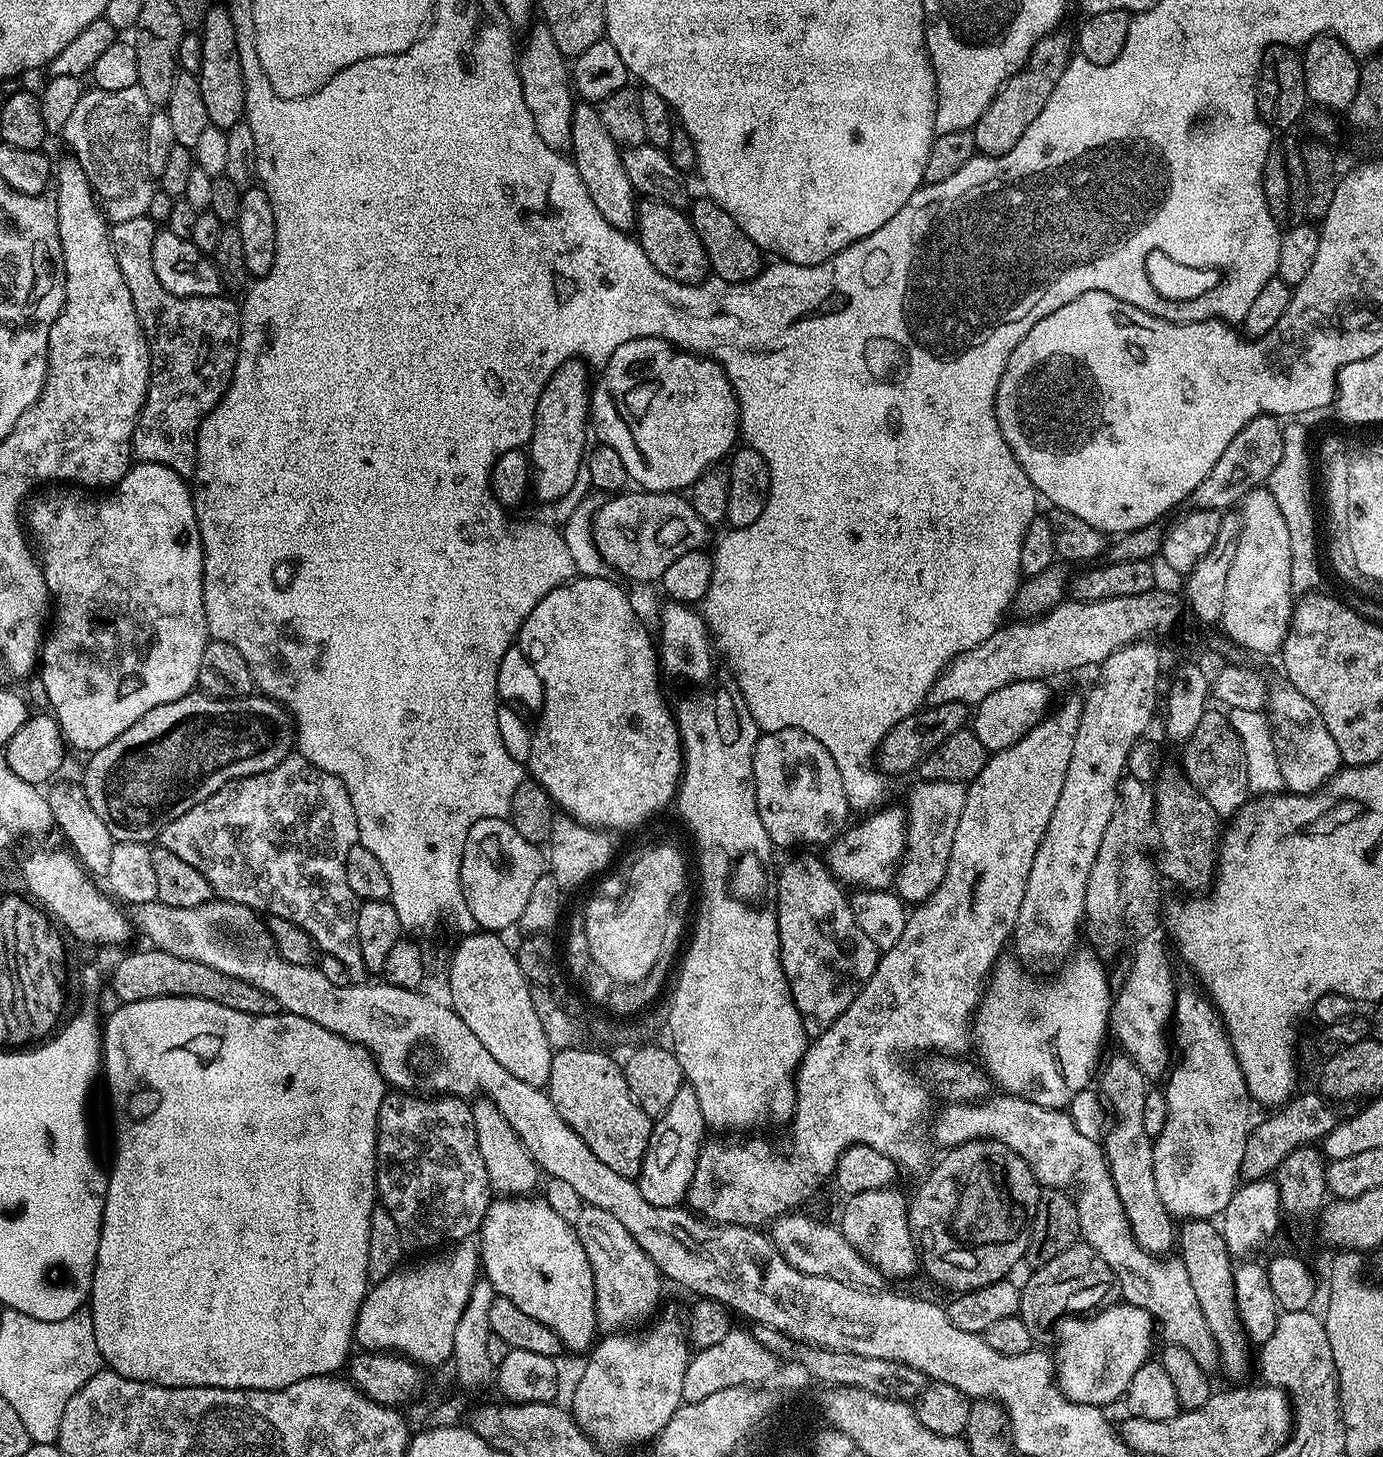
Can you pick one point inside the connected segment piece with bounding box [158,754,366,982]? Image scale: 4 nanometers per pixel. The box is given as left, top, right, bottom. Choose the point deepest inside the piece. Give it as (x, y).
(277, 841)

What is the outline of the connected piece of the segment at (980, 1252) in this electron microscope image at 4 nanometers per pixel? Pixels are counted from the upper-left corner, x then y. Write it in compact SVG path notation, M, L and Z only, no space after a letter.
M971 1140L947 1149L943 1154L945 1156L937 1164L935 1161L923 1177L925 1180L920 1189L911 1193L908 1221L912 1240L916 1243L919 1267L923 1271L925 1268L932 1279L954 1288L952 1290L959 1294L1005 1279L1011 1273L1008 1271L1025 1259L1028 1234L1042 1185L1020 1155L997 1140Z

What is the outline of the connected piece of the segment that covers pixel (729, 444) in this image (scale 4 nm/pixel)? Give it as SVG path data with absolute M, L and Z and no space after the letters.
M631 340L622 342L614 354L610 354L608 361L599 369L600 377L595 377L594 387L590 392L590 428L595 439L601 444L610 446L610 450L615 450L622 457L622 463L626 465L628 479L633 485L639 486L645 492L679 492L691 489L692 483L703 476L705 472L715 469L716 463L720 459L731 457L740 434L740 403L736 397L734 386L730 378L722 370L722 366L716 360L710 360L702 356L697 356L695 352L690 352L682 348L677 348L671 340Z

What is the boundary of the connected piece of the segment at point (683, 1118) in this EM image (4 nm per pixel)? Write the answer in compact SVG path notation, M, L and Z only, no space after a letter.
M684 1083L678 1094L674 1094L667 1110L653 1123L650 1142L646 1146L646 1154L640 1167L640 1193L642 1198L646 1198L646 1202L650 1202L650 1206L679 1208L687 1201L700 1150L706 1143L704 1131L706 1125L698 1094L694 1094L692 1087Z

